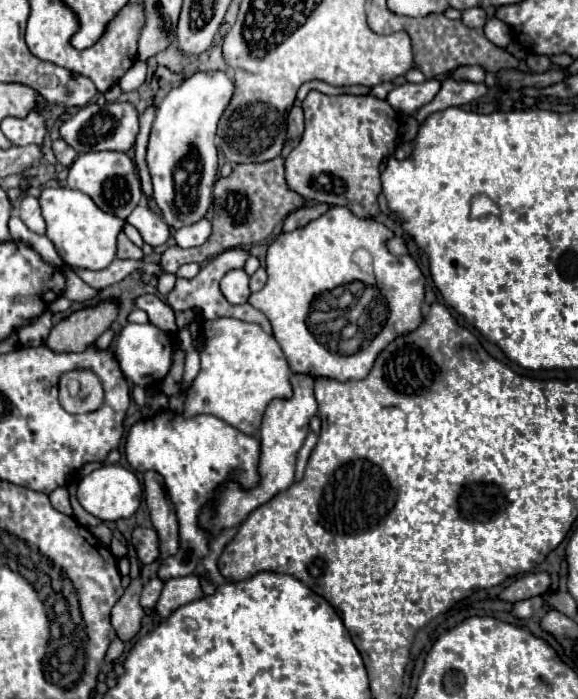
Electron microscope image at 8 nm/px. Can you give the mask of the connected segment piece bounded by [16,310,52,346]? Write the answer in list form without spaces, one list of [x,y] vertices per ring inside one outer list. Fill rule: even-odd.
[[[46,310],[36,322],[20,328],[16,334],[22,346],[40,346],[48,338],[50,330],[52,330],[52,312]]]

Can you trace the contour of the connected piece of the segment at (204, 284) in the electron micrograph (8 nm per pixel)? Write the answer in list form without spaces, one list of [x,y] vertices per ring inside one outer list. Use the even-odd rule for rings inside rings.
[[[226,250],[226,252],[222,252],[220,256],[212,258],[194,278],[190,278],[190,280],[178,278],[176,284],[174,284],[174,288],[166,294],[168,306],[170,306],[174,312],[184,312],[184,310],[194,310],[194,308],[198,308],[202,320],[216,320],[216,318],[220,318],[220,316],[234,316],[234,318],[238,318],[238,314],[250,314],[250,320],[252,320],[252,322],[260,324],[264,330],[270,330],[268,320],[266,320],[258,310],[254,310],[252,306],[232,306],[232,304],[218,292],[218,282],[220,282],[220,278],[222,278],[226,272],[234,270],[234,268],[242,268],[244,262],[246,262],[246,252],[242,252],[242,250]]]

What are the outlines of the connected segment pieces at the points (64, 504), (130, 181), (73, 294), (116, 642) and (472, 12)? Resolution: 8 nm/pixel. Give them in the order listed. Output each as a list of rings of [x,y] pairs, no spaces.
[[[62,486],[62,488],[56,488],[52,494],[50,494],[50,502],[52,506],[62,512],[62,514],[68,514],[72,516],[72,508],[70,508],[70,502],[68,502],[68,490]]]
[[[88,152],[80,154],[68,172],[68,188],[88,194],[104,212],[114,214],[122,220],[138,206],[142,198],[140,178],[134,162],[126,152]]]
[[[62,268],[62,270],[66,274],[66,282],[68,282],[66,290],[64,290],[64,296],[68,300],[72,300],[72,302],[86,302],[86,300],[92,300],[98,294],[96,288],[88,286],[86,282],[82,282],[74,272],[70,272],[66,268]]]
[[[114,638],[108,652],[106,652],[106,662],[118,660],[122,656],[122,652],[124,652],[124,642],[120,642],[120,638]]]
[[[470,8],[462,12],[462,22],[472,28],[482,28],[486,24],[486,12],[482,8]]]

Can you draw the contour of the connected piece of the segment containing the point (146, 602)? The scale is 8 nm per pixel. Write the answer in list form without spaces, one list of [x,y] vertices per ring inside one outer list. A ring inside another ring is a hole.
[[[150,578],[148,584],[144,584],[144,590],[142,590],[142,598],[140,598],[140,604],[144,608],[154,608],[158,598],[160,598],[160,592],[162,592],[162,586],[164,586],[164,580],[162,578]]]

